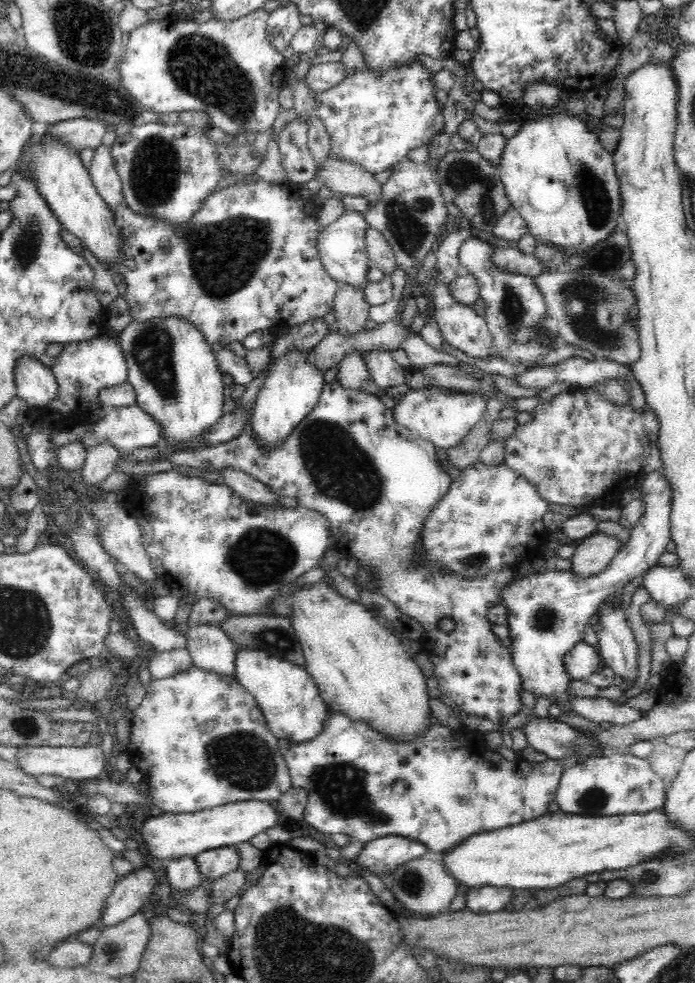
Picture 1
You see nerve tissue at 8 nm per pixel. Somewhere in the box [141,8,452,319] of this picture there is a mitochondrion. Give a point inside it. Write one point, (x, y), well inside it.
(225, 255)

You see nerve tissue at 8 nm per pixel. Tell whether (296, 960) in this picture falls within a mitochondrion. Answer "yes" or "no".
yes

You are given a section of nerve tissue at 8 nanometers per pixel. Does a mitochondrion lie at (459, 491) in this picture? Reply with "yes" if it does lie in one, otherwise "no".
no

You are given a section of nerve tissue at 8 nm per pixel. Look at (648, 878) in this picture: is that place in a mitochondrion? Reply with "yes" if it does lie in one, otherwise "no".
yes

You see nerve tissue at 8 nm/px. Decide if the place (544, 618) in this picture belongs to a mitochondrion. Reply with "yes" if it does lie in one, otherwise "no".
yes

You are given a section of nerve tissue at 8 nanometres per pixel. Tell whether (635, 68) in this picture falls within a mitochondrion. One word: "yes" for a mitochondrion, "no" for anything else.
no

